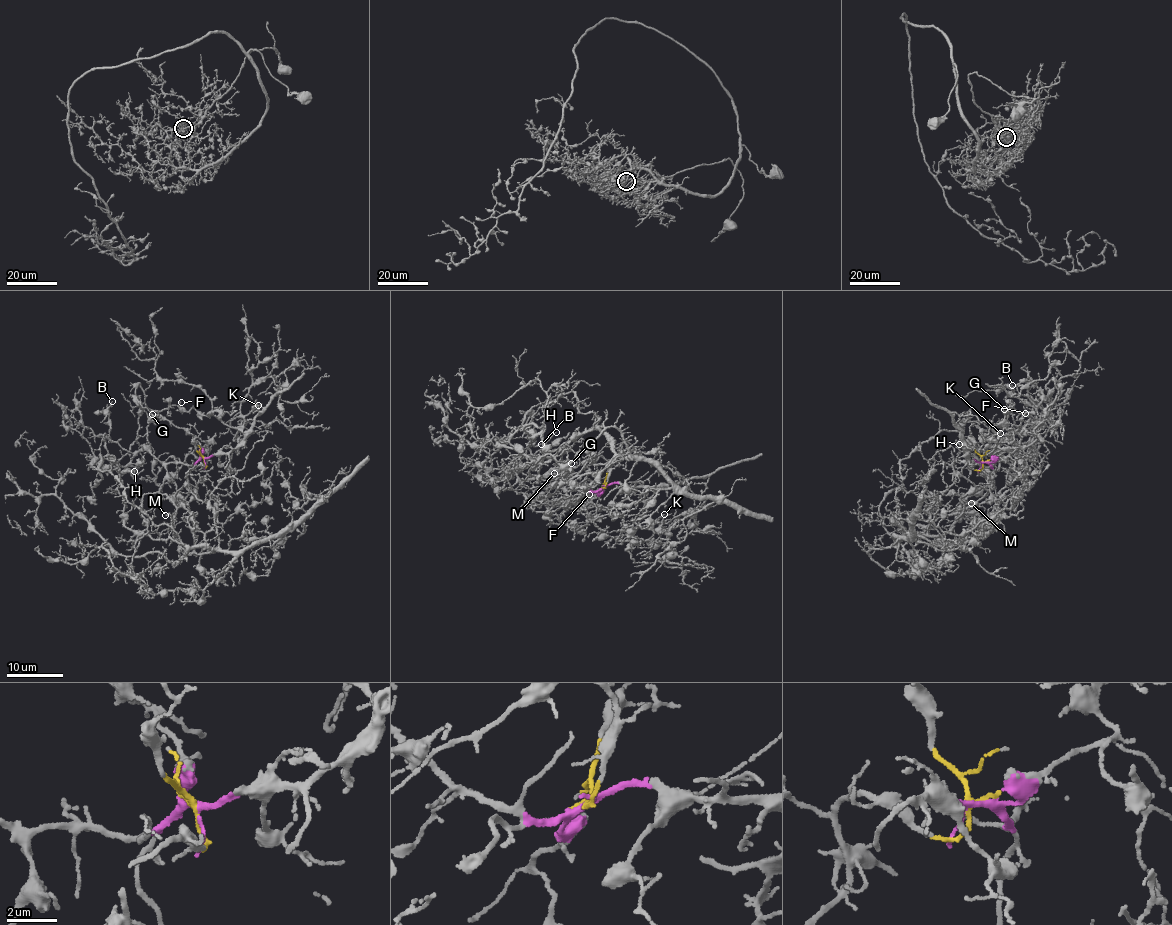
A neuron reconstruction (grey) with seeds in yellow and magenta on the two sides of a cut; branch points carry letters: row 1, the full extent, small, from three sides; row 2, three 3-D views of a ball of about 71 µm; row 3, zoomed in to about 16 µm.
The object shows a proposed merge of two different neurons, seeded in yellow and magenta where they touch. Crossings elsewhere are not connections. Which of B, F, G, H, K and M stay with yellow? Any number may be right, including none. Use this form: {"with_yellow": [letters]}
{"with_yellow": []}

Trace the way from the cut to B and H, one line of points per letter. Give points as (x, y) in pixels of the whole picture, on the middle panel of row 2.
B: (604, 487), (579, 487), (554, 469), (527, 478), (520, 471), (510, 475), (518, 469), (514, 457), (541, 444)
H: (604, 487), (579, 487), (552, 470), (521, 479), (518, 461), (532, 457), (556, 432)

